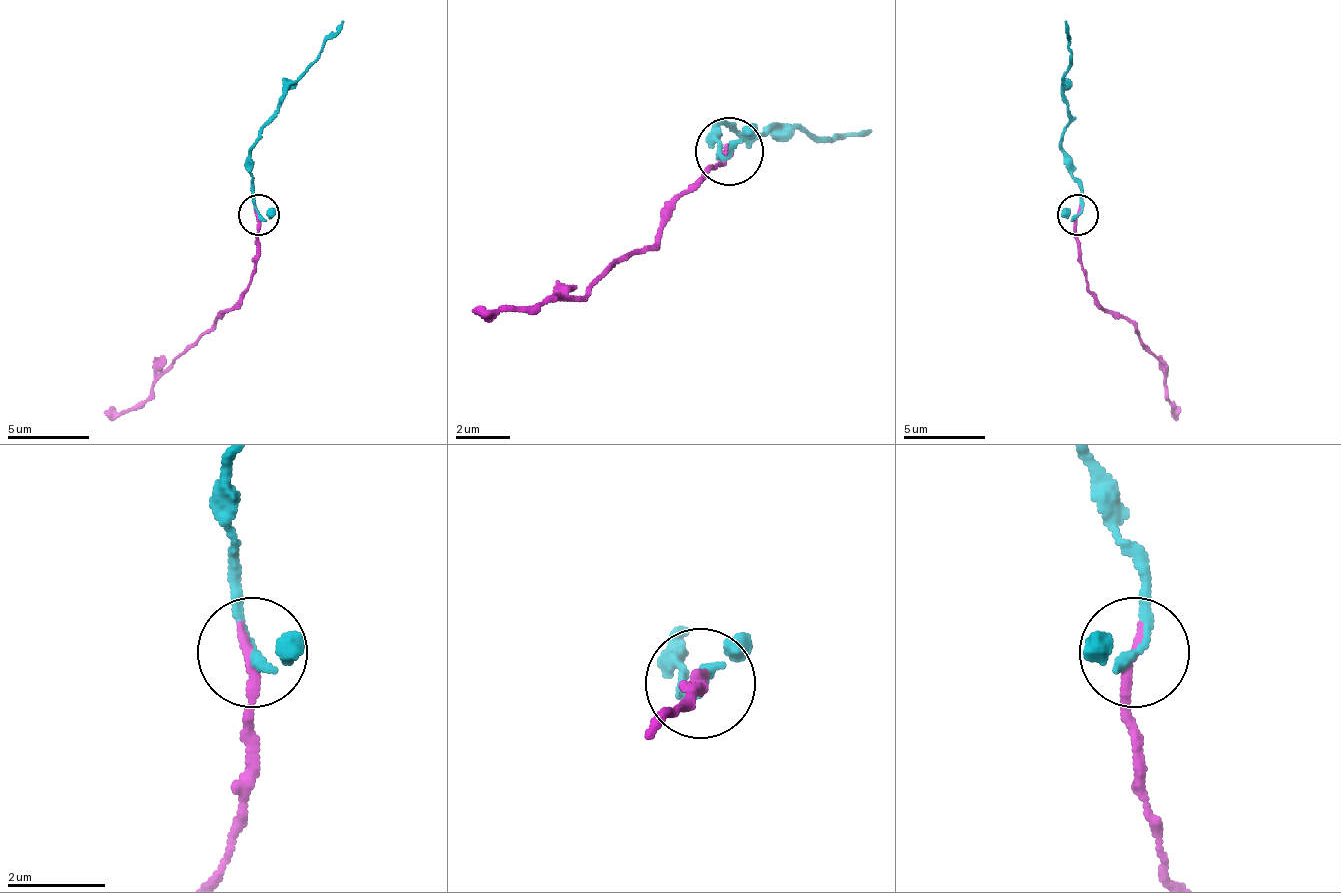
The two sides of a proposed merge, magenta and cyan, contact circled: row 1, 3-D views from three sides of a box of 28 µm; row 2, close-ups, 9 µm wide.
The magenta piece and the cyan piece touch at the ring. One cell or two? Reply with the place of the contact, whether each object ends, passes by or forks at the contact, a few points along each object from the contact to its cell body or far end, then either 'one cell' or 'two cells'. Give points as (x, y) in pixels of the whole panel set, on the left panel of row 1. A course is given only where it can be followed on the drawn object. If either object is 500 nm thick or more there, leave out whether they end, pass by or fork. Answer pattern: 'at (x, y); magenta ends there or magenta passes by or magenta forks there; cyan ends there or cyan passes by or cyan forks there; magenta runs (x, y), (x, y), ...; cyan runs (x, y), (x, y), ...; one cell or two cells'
at (258, 214); magenta ends there; cyan passes by; magenta runs (257, 213), (257, 258), (249, 287), (131, 409), (102, 413); cyan runs (257, 213), (249, 173), (257, 132), (265, 124), (278, 99), (343, 22); one cell

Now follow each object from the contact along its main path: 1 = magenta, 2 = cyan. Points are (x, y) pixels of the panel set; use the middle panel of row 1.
1: (727, 149), (673, 204), (660, 237), (585, 298), (470, 312)
2: (727, 149), (721, 156), (714, 143), (727, 122), (741, 136), (870, 129)

